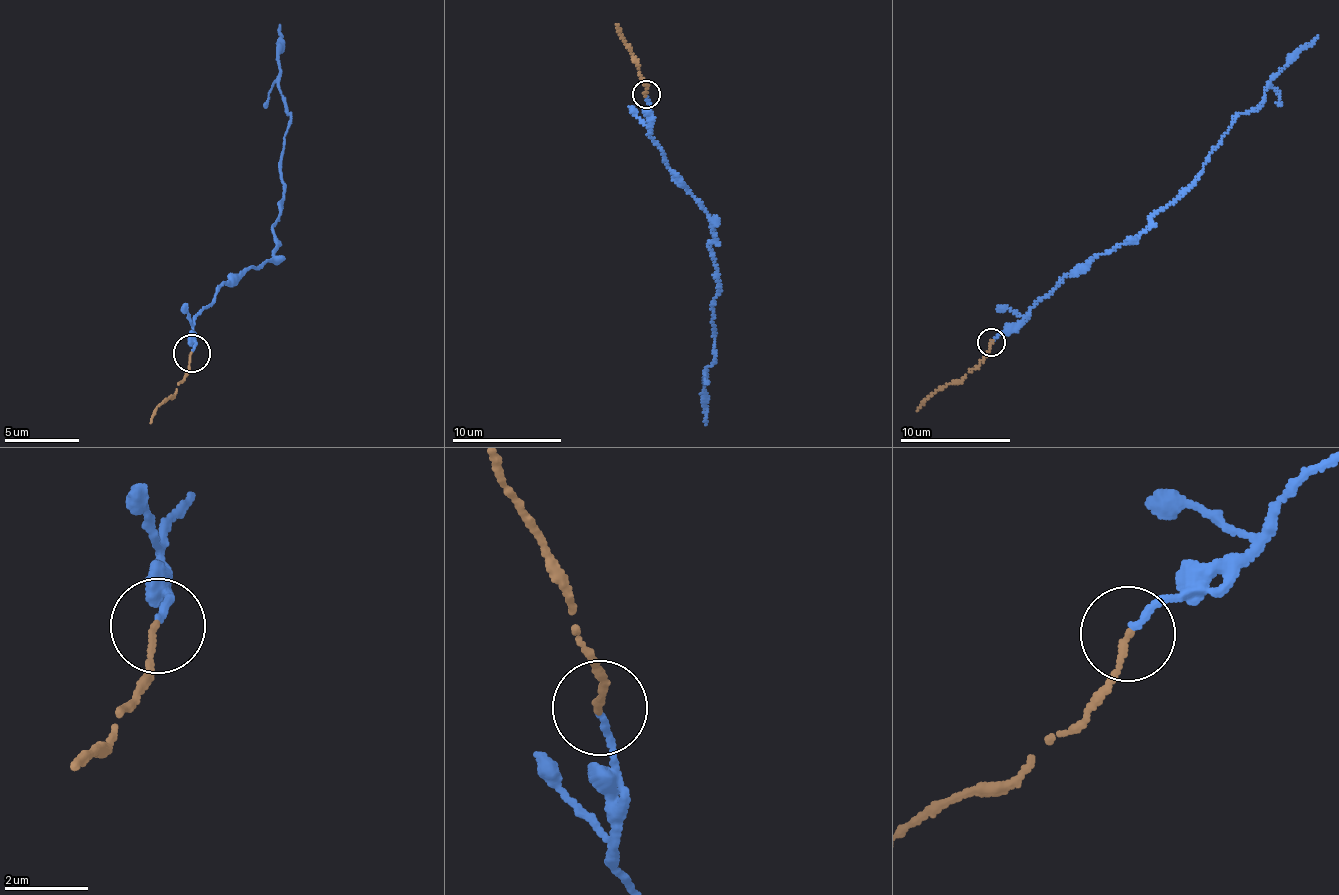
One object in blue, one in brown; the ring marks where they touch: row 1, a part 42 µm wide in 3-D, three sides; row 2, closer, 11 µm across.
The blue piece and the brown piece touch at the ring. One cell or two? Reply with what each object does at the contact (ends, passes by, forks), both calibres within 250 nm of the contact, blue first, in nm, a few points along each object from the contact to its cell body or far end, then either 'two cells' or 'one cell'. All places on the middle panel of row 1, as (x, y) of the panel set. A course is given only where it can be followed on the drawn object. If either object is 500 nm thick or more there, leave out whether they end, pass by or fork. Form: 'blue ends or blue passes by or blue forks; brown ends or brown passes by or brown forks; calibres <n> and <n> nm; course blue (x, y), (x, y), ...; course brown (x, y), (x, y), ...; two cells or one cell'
blue ends; brown ends; calibres 150 and 140 nm; course blue (645, 94), (646, 127), (714, 236), (705, 424); course brown (646, 93), (648, 88), (616, 24); one cell

